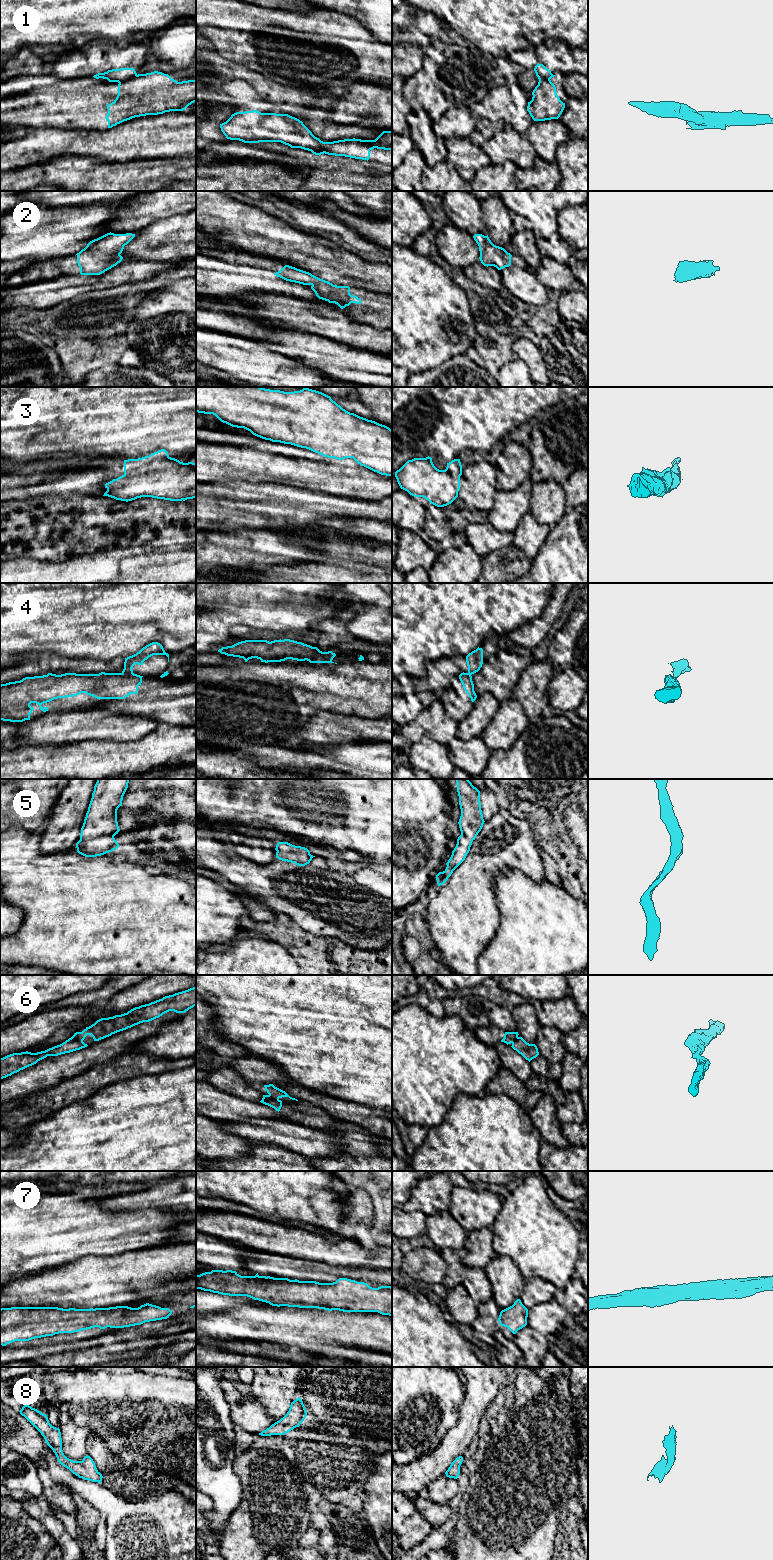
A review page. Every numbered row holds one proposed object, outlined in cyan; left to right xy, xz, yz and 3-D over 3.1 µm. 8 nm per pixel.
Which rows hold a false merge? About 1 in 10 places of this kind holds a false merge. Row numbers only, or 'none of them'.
1, 4, 6

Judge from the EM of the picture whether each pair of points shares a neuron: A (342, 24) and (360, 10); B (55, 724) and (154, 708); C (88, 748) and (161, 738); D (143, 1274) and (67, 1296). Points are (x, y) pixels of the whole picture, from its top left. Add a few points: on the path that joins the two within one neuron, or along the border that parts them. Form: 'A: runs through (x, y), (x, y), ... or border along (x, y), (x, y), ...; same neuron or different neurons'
A: border along (331, 10), (355, 17), (370, 31); different neurons
B: border along (101, 707), (112, 712), (124, 712), (147, 717); different neurons
C: runs through (106, 751), (143, 751); same neuron
D: runs through (124, 1278), (107, 1282), (86, 1283); same neuron

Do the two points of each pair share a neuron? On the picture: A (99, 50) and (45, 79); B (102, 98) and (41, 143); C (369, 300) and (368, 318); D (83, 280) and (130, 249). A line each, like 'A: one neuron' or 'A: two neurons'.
A: two neurons
B: two neurons
C: one neuron
D: two neurons

